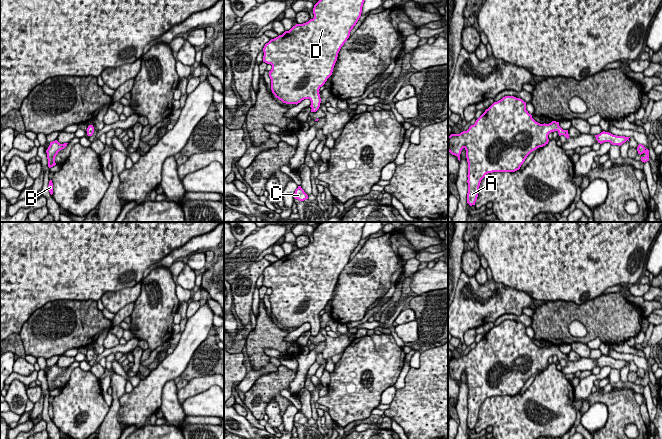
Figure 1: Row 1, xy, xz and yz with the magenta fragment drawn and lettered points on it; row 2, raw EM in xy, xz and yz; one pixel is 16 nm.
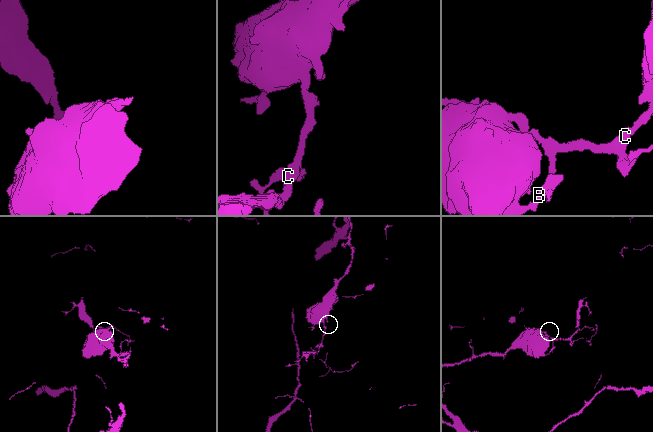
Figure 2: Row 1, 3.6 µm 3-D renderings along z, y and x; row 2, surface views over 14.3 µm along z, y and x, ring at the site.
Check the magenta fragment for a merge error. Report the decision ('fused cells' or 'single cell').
fused cells

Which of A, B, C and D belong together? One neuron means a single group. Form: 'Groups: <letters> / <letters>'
Groups: A B D / C

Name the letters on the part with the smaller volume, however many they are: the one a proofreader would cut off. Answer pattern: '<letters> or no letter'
C

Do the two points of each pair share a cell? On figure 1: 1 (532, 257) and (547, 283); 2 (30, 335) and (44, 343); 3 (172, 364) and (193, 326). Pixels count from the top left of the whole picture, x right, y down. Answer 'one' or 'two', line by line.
1: one
2: one
3: one

